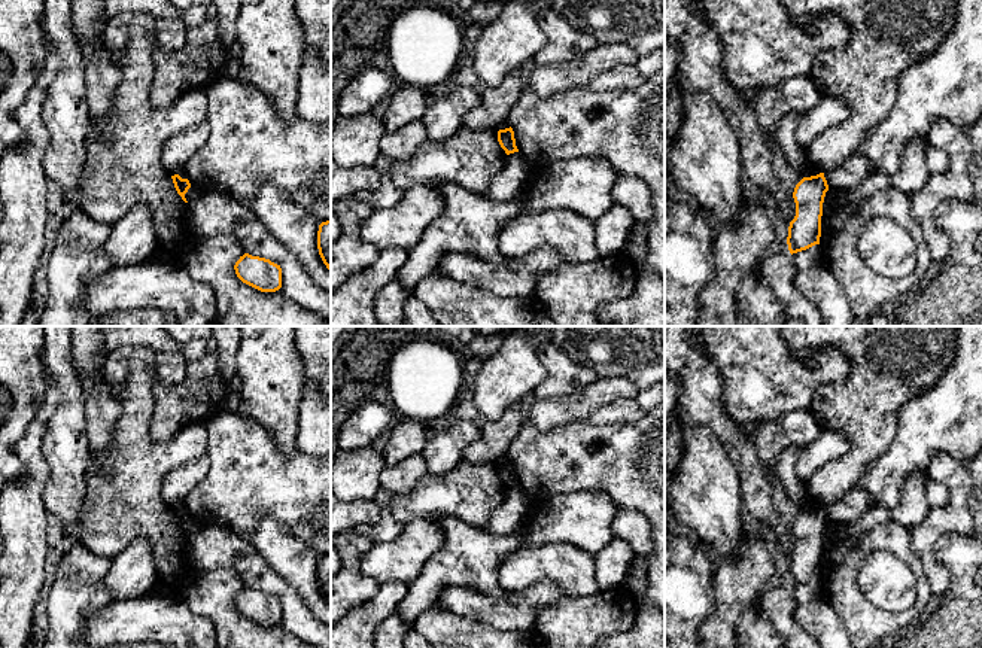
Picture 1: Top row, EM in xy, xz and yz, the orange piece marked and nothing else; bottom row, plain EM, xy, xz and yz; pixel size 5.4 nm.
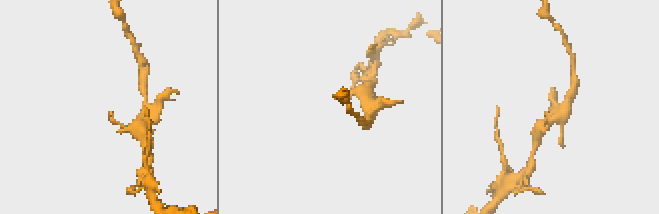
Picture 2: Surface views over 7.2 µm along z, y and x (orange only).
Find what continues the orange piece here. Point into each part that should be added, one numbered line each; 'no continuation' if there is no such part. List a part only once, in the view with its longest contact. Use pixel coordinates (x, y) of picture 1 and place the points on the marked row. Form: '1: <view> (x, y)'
no continuation

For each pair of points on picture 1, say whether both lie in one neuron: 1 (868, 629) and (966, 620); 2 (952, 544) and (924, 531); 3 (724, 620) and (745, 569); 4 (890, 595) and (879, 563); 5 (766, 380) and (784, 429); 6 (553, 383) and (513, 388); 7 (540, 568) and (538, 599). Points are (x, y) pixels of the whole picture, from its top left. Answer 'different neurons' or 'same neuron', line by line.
1: different neurons
2: different neurons
3: same neuron
4: same neuron
5: different neurons
6: different neurons
7: different neurons

